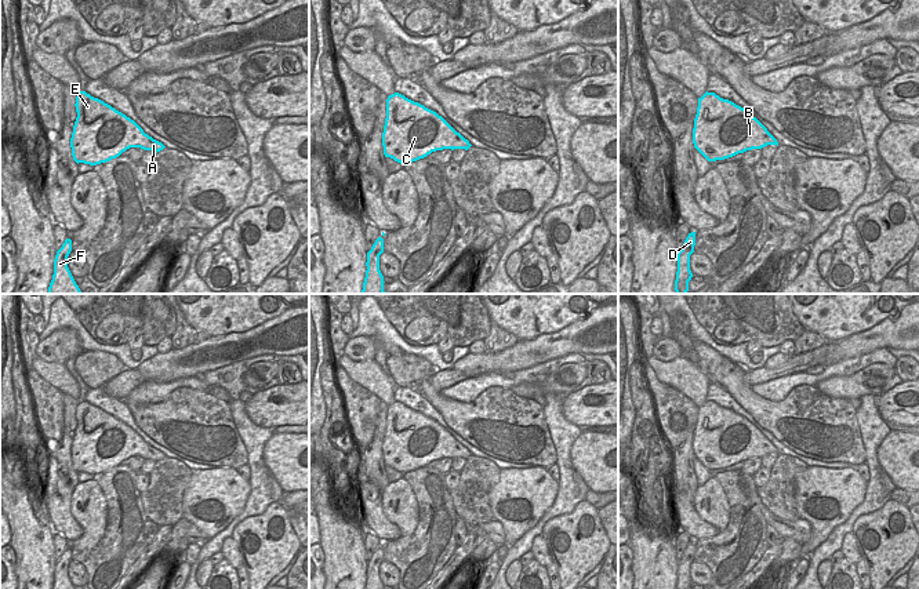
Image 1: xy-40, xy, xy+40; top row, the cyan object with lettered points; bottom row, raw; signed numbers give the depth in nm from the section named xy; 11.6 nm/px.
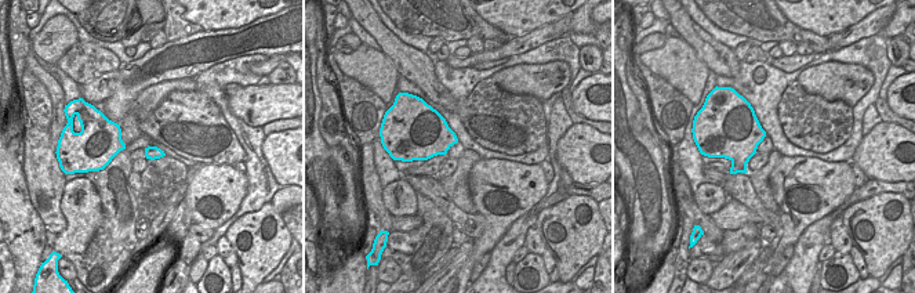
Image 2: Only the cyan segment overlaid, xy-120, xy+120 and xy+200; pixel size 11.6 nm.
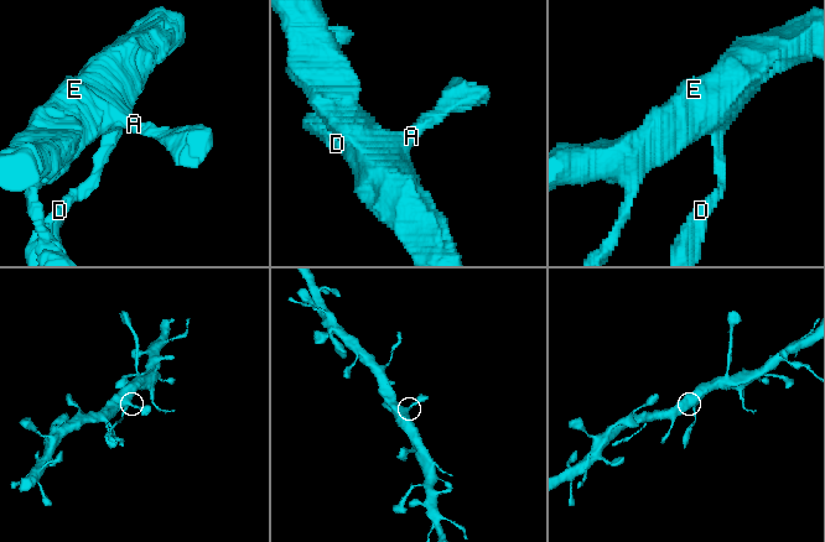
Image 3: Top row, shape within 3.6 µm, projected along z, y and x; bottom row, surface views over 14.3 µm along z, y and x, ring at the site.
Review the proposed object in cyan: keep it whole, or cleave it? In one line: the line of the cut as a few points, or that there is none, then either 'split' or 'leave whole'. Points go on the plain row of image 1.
cut none; leave whole

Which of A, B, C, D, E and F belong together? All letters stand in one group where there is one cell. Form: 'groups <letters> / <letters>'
groups A B C D E F

